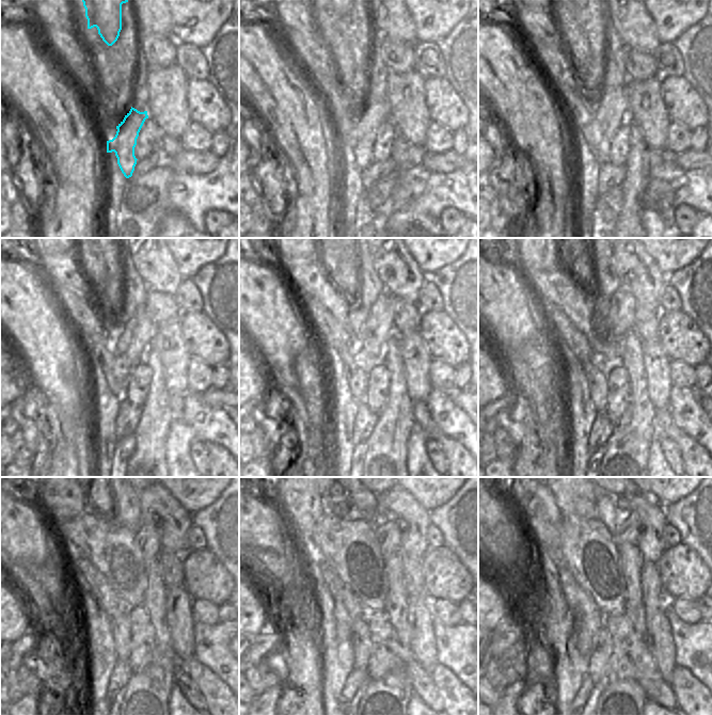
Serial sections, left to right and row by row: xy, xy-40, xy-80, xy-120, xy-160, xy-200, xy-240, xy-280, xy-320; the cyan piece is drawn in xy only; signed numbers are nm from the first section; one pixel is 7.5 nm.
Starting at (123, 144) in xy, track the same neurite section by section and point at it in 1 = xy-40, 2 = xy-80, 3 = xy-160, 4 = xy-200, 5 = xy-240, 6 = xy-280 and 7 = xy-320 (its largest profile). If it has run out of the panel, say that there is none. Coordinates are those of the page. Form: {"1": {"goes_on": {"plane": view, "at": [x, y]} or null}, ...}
{"1": {"goes_on": {"plane": "xy-40", "at": [374, 113]}}, "2": {"goes_on": {"plane": "xy-80", "at": [611, 110]}}, "3": {"goes_on": {"plane": "xy-160", "at": [379, 327]}}, "4": {"goes_on": {"plane": "xy-200", "at": [622, 303]}}, "5": {"goes_on": {"plane": "xy-240", "at": [146, 539]}}, "6": {"goes_on": {"plane": "xy-280", "at": [388, 534]}}, "7": {"goes_on": {"plane": "xy-320", "at": [628, 530]}}}

